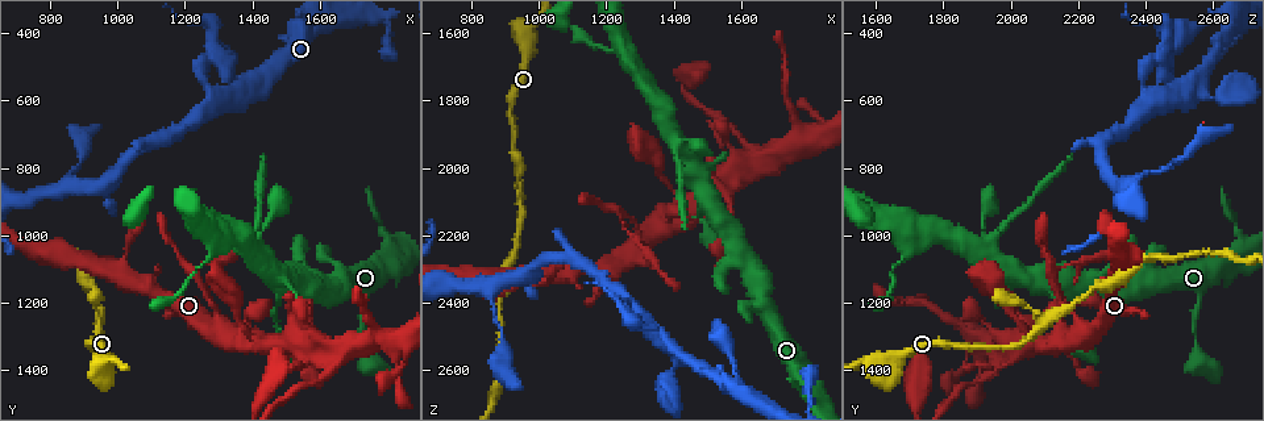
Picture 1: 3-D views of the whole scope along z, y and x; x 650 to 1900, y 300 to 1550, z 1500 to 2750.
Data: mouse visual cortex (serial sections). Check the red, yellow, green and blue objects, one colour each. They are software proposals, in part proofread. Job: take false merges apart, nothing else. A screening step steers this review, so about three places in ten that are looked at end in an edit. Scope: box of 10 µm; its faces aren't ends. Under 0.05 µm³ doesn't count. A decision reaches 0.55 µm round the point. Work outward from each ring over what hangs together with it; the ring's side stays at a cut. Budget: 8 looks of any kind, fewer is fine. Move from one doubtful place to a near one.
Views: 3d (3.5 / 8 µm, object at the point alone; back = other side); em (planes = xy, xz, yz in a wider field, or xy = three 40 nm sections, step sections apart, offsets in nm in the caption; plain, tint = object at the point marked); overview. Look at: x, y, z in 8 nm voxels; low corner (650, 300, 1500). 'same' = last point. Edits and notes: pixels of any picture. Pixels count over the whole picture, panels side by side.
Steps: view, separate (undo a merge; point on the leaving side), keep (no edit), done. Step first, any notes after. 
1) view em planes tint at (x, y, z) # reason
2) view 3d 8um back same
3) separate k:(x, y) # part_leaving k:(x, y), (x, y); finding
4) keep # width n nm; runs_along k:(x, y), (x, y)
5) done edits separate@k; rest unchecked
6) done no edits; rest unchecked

view 3d 8um at (1230, 1120, 2130) # abrupt turn

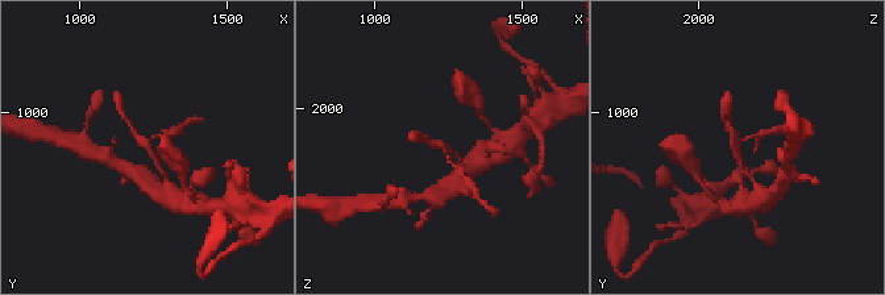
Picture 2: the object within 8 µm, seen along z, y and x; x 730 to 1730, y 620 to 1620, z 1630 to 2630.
view 3d 3.5um same # zoom in

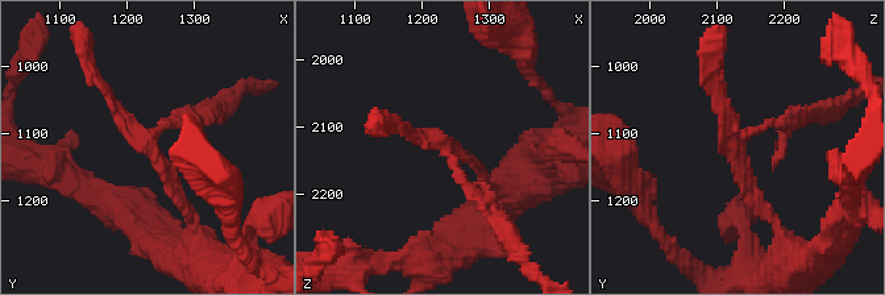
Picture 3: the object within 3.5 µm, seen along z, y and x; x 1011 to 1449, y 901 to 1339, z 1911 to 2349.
view em xy step 5 tint at (1235, 1115, 2130)

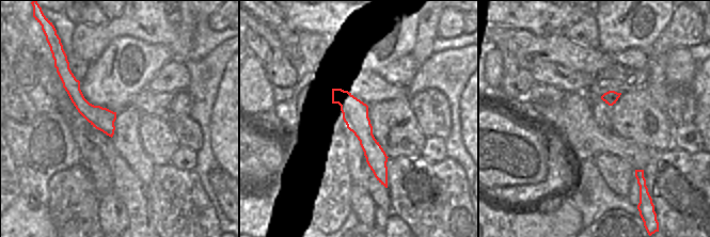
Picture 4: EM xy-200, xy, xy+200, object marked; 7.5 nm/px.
separate 3:(806, 115) # two cells meet here

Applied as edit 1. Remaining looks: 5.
view overview # redraw

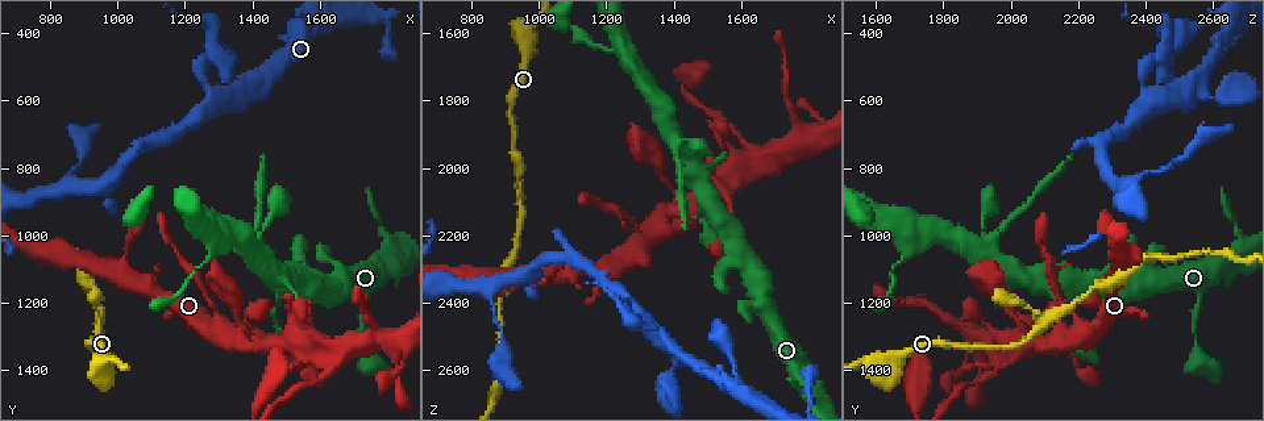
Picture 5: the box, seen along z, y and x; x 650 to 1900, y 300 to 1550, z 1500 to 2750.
view 3d 3.5um at (1520, 1370, 2190) # a narrow waist

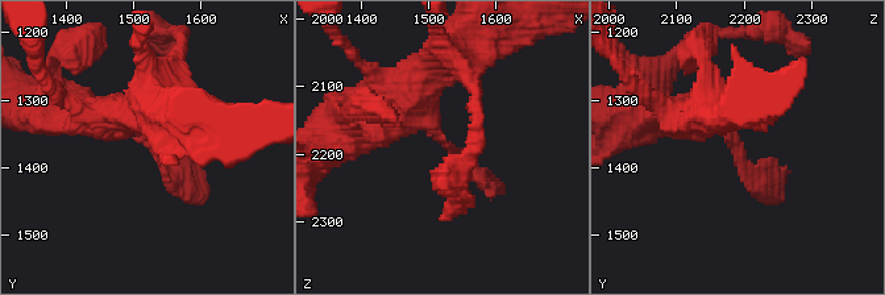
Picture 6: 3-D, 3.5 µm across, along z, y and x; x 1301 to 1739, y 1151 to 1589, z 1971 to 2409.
view em xy step 5 tint at (1525, 1365, 2180) # shape alone is not enough

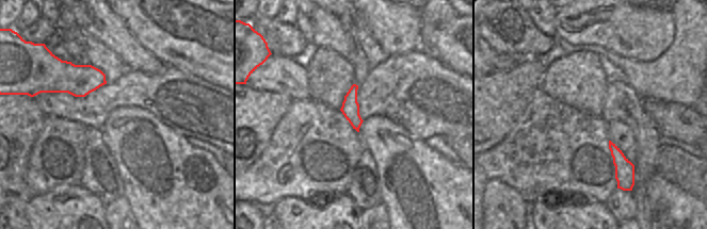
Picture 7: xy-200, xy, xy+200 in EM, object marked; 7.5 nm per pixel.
keep # runs_along 6:(84, 115), (133, 124), (206, 192); continuous, no second cell

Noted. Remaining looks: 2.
view 3d 3.5um at (1370, 580, 2520) # three arms meet

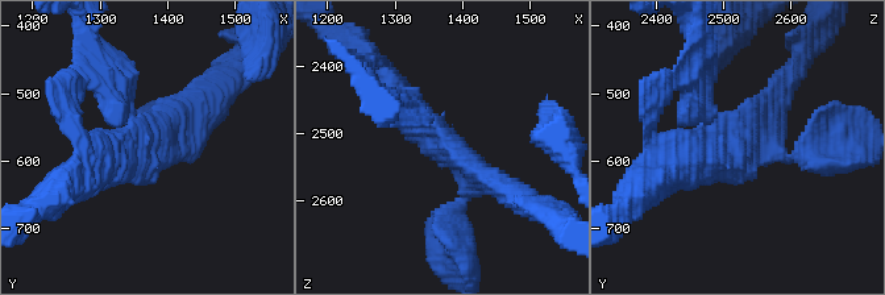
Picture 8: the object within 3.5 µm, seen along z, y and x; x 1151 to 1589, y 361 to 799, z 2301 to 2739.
view em xy step 1 tint at (1370, 585, 2515)

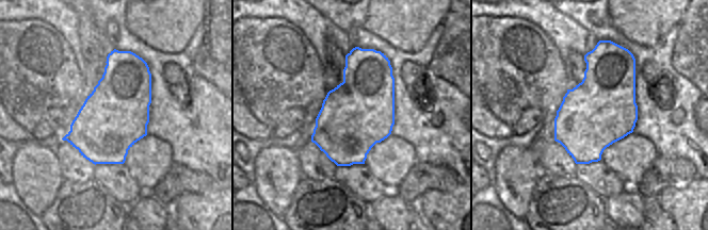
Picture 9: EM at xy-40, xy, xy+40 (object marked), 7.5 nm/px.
separate 8:(129, 70) # width 500 nm; part_leaving 8:(129, 117), (108, 98), (88, 37); two cells meet here

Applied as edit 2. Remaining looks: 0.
done edits separate@3, separate@8; rest unchecked

